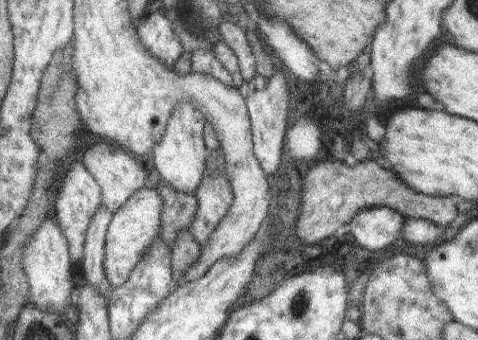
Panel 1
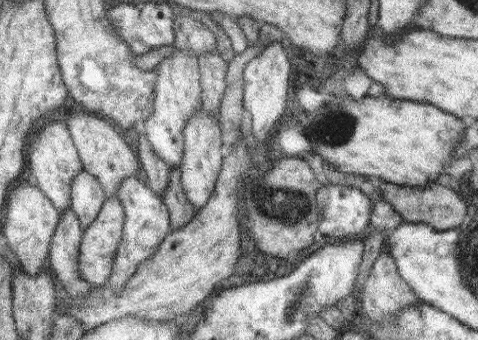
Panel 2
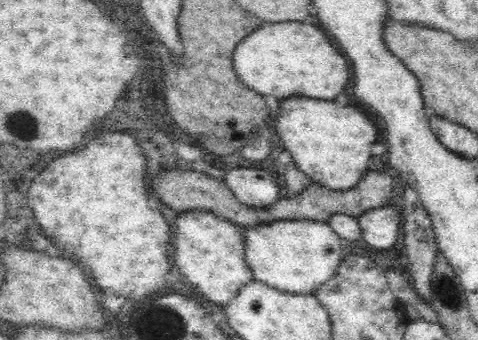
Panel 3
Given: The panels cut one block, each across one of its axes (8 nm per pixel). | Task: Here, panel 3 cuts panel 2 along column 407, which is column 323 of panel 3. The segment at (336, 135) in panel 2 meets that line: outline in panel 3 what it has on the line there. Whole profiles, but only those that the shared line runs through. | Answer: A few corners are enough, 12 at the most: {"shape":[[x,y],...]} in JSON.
{"shape":[[284,98],[274,132],[308,178],[356,188],[378,130],[328,100]]}

